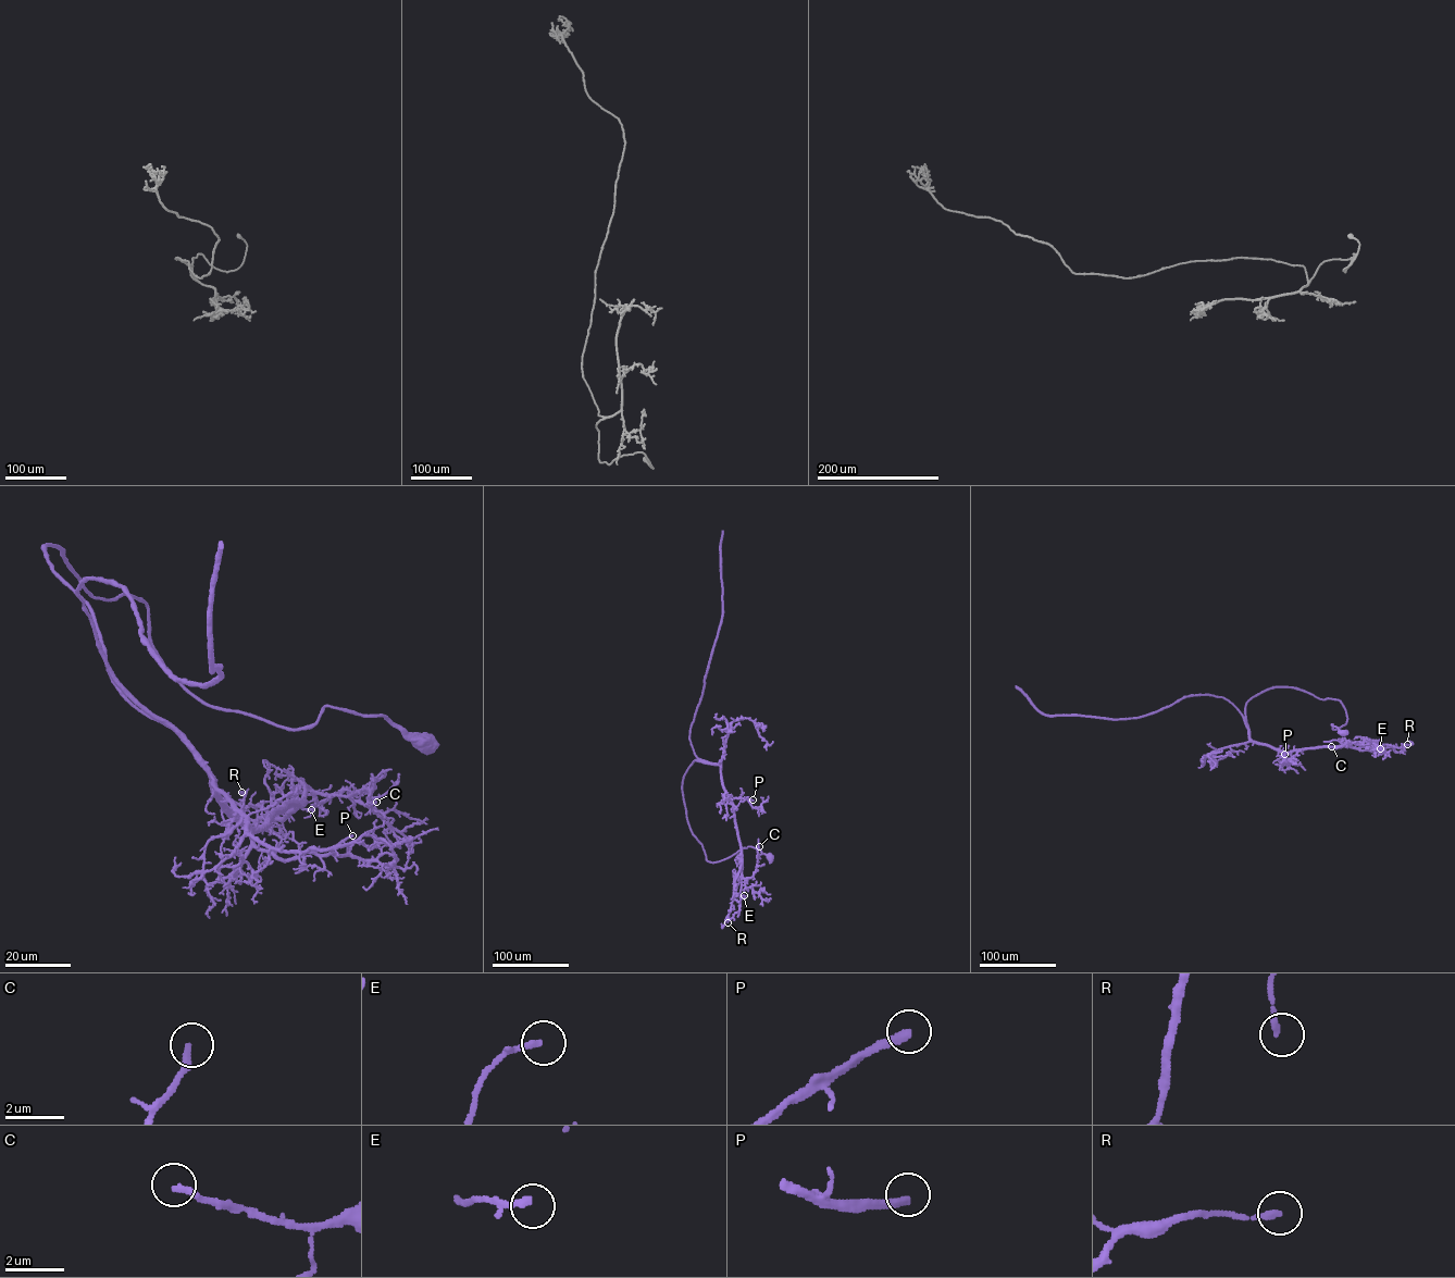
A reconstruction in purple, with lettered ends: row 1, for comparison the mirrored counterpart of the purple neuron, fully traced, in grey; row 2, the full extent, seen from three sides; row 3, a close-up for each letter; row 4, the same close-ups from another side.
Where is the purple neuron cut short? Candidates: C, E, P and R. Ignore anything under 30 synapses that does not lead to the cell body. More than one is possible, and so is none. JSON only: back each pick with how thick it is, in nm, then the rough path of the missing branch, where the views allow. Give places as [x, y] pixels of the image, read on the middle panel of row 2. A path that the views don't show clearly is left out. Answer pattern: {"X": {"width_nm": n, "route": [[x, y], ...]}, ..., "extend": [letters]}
{"P": {"width_nm": 280}, "extend": ["P"]}

